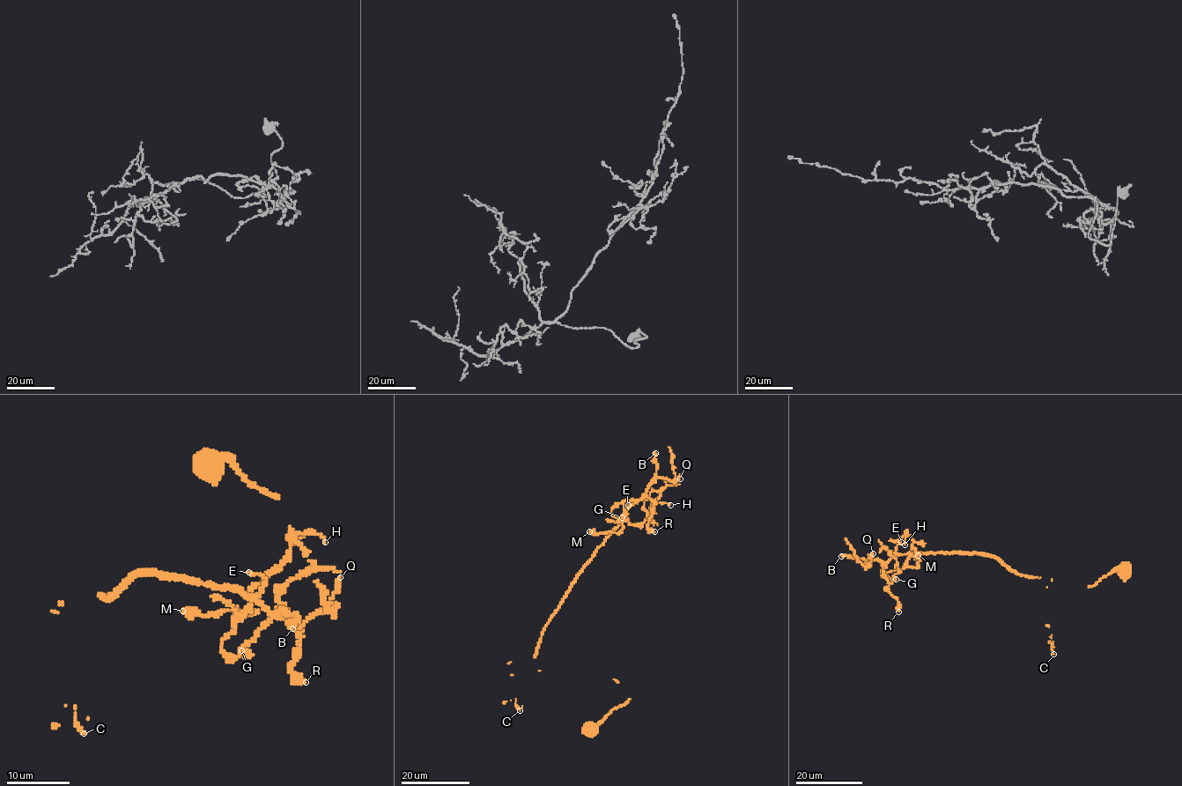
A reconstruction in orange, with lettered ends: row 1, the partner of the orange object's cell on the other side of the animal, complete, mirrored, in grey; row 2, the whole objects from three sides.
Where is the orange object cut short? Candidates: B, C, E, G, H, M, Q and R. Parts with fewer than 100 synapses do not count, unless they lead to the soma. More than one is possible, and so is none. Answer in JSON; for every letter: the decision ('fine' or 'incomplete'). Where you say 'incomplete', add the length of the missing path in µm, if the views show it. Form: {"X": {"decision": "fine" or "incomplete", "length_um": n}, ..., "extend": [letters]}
{"B": {"decision": "incomplete", "length_um": 90}, "C": {"decision": "fine"}, "E": {"decision": "fine"}, "G": {"decision": "fine"}, "H": {"decision": "fine"}, "M": {"decision": "fine"}, "Q": {"decision": "fine"}, "R": {"decision": "fine"}, "extend": ["B"]}

